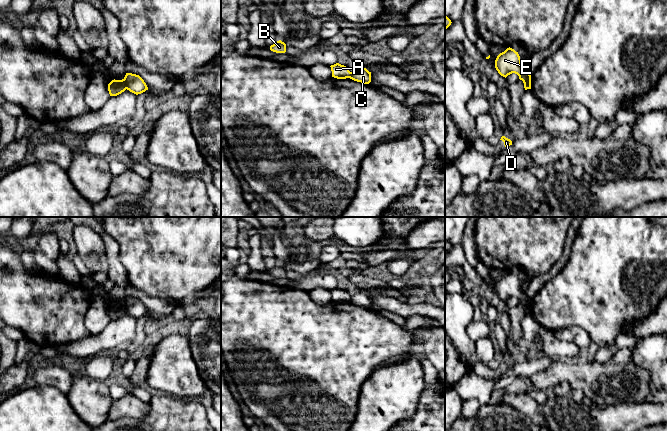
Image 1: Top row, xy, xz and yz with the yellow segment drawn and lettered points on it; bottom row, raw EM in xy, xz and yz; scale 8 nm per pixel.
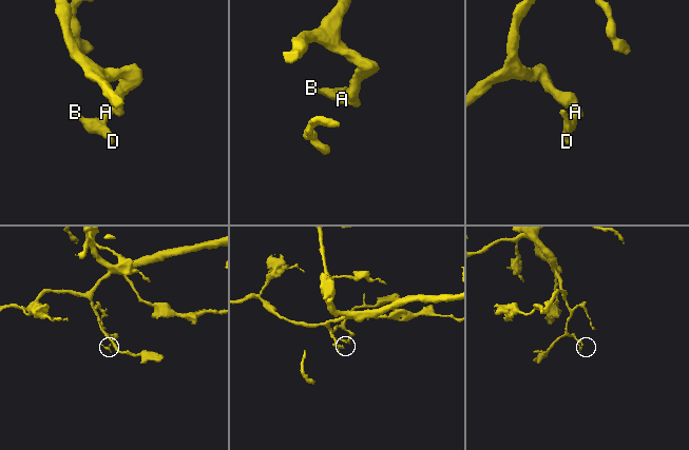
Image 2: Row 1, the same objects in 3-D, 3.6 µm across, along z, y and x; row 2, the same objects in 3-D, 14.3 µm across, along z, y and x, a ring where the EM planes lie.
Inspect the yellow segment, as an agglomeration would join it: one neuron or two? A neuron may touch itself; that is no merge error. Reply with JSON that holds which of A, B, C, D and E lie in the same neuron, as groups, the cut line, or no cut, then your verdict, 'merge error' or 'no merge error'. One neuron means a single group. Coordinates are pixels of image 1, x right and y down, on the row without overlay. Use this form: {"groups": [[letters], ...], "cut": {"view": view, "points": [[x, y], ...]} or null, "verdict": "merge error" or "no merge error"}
{"groups": [["A", "B", "D"], ["C", "E"]], "cut": {"view": "xy", "points": [[123, 303], [126, 312]]}, "verdict": "merge error"}

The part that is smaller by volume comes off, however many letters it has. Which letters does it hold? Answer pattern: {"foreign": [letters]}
{"foreign": ["A", "B", "D"]}

